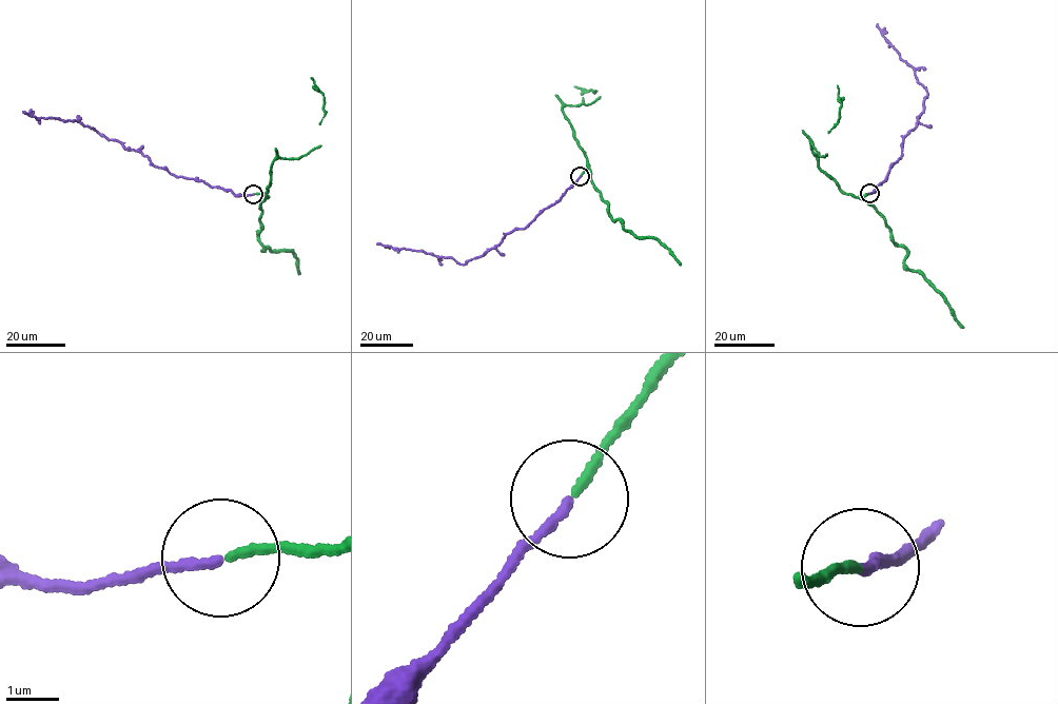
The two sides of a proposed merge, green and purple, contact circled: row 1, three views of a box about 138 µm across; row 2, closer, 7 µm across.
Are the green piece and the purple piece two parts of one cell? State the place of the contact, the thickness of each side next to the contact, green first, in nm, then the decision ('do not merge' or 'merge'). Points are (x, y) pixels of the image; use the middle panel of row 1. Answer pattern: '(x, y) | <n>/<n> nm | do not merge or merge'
(580, 176) | 160/180 nm | merge

